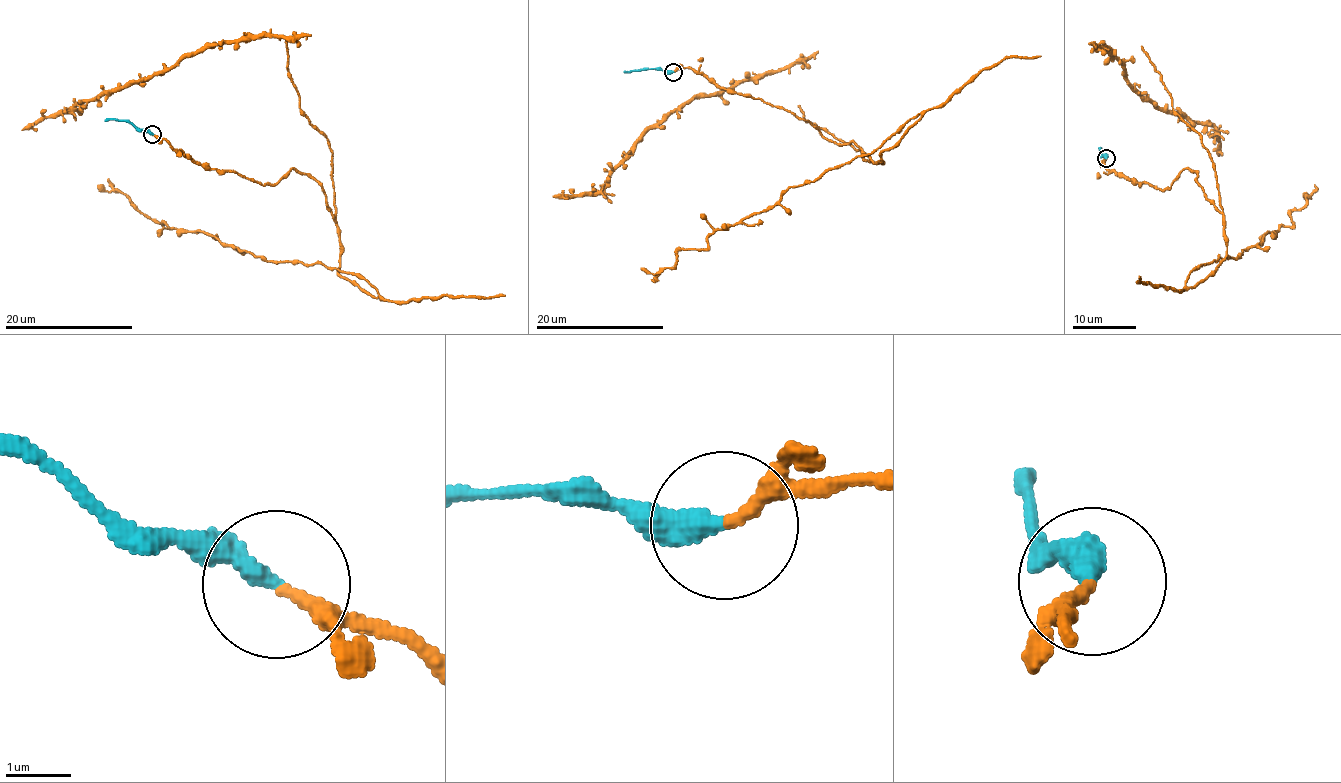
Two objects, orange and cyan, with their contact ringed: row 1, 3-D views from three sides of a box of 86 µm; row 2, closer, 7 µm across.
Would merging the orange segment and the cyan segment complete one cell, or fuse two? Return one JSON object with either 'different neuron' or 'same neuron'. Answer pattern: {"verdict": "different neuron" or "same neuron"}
{"verdict": "same neuron"}

